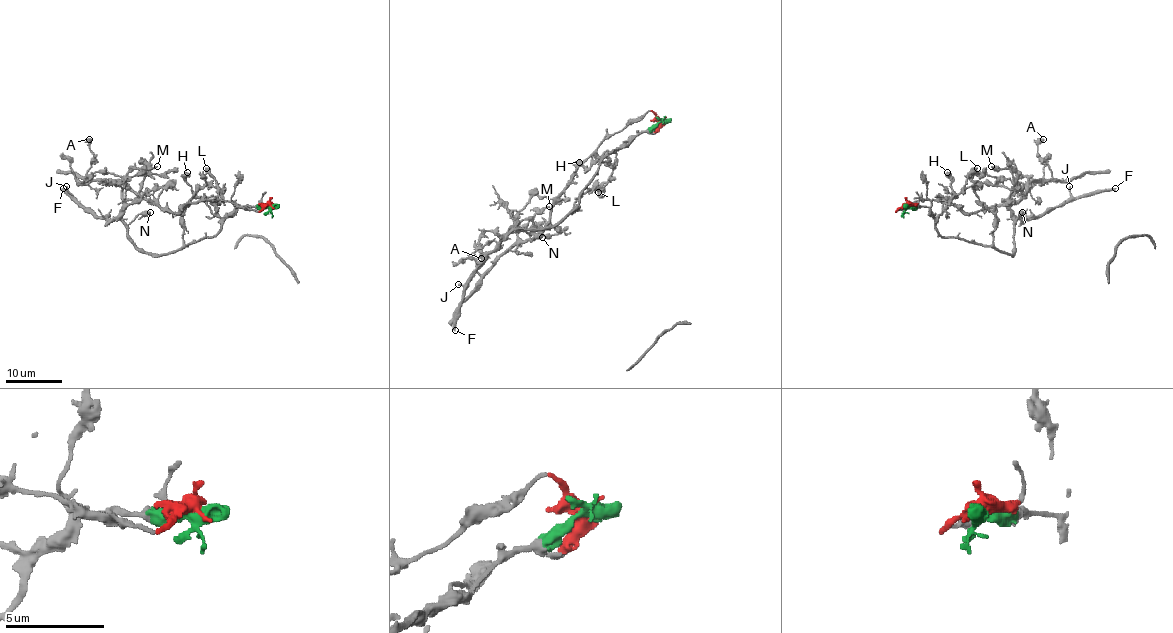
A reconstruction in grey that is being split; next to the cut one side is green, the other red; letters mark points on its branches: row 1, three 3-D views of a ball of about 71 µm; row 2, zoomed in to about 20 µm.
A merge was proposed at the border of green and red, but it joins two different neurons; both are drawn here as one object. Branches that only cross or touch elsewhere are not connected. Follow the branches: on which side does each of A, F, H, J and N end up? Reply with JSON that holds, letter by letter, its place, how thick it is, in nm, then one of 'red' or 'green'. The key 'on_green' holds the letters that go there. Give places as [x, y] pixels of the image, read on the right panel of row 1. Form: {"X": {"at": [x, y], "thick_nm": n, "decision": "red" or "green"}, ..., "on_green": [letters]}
{"A": {"at": [1043, 139], "thick_nm": 480, "decision": "red"}, "F": {"at": [1115, 188], "thick_nm": 360, "decision": "green"}, "H": {"at": [947, 172], "thick_nm": 480, "decision": "green"}, "J": {"at": [1069, 186], "thick_nm": 200, "decision": "green"}, "N": {"at": [1022, 212], "thick_nm": 550, "decision": "green"}, "on_green": ["F", "H", "J", "N"]}

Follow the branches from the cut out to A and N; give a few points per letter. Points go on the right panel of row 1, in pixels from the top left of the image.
A: (905, 206), (924, 199), (966, 213), (1008, 206), (1031, 182), (1059, 181), (1039, 155), (1044, 138)
N: (905, 206), (925, 206), (934, 219), (934, 227), (943, 237), (959, 237), (1011, 254), (1015, 220), (1023, 212)

